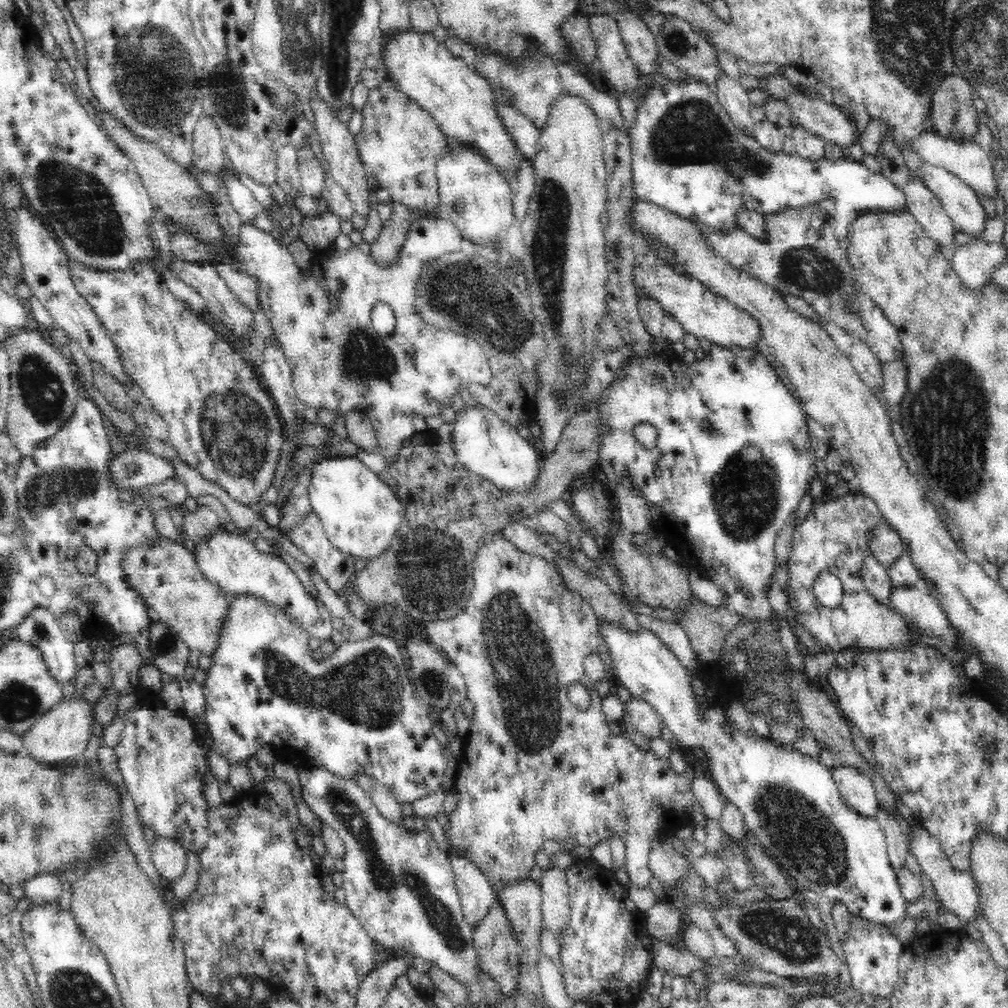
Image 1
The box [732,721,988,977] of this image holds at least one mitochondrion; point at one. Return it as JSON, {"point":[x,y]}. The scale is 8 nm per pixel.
{"point":[809,844]}

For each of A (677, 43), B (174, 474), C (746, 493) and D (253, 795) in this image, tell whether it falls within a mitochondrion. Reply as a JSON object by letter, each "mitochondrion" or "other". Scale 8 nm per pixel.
{"A":"mitochondrion","B":"other","C":"mitochondrion","D":"other"}

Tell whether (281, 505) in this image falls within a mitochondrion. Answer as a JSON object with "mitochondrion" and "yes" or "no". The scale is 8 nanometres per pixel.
{"mitochondrion":"no"}

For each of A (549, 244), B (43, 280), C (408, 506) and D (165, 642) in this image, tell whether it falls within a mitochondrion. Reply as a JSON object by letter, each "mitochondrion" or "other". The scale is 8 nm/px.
{"A":"mitochondrion","B":"other","C":"other","D":"mitochondrion"}

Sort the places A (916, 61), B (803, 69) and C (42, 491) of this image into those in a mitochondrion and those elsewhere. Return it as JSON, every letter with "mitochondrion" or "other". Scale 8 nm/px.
{"A":"mitochondrion","B":"other","C":"mitochondrion"}

